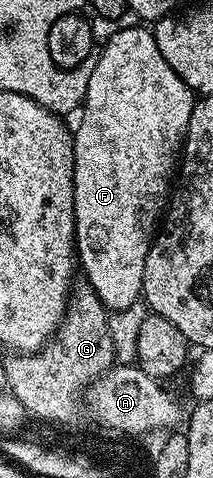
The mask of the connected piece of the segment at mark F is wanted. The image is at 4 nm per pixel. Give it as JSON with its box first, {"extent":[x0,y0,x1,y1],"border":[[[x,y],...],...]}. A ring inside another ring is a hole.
{"extent":[73,25,195,312],"border":[[[145,25],[137,26],[141,27],[118,26],[115,37],[104,40],[102,47],[105,48],[102,49],[101,56],[99,56],[99,51],[88,68],[87,93],[85,94],[84,104],[79,111],[81,120],[78,121],[77,127],[75,123],[75,130],[73,131],[73,196],[75,197],[75,221],[77,222],[77,253],[83,260],[84,278],[89,280],[89,284],[95,289],[99,301],[110,312],[127,309],[132,303],[138,302],[142,298],[143,269],[147,265],[149,244],[155,238],[159,220],[166,210],[167,200],[171,195],[169,178],[172,175],[174,178],[175,168],[179,163],[179,152],[182,150],[185,141],[185,130],[189,127],[195,102],[195,92],[181,80],[179,73],[175,73],[175,69],[171,69],[171,65],[167,65],[167,61],[161,59],[159,45],[153,43],[152,30]]]}

